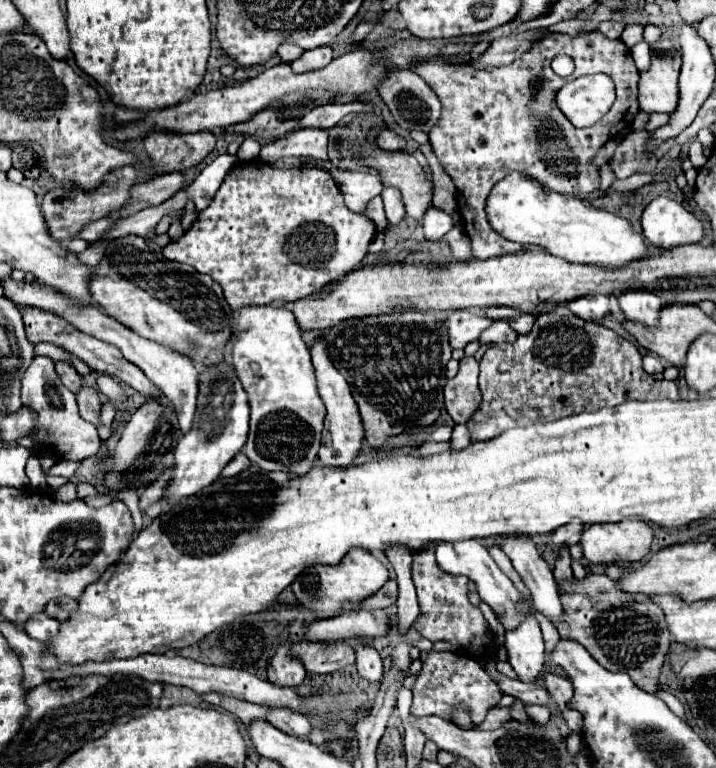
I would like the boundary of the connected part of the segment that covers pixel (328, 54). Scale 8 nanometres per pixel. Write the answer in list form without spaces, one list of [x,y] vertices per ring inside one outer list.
[[[322,45],[312,51],[304,51],[304,55],[300,59],[296,59],[290,67],[294,73],[308,73],[308,71],[316,71],[316,69],[326,67],[332,61],[332,57],[334,57],[332,49],[328,45]]]

